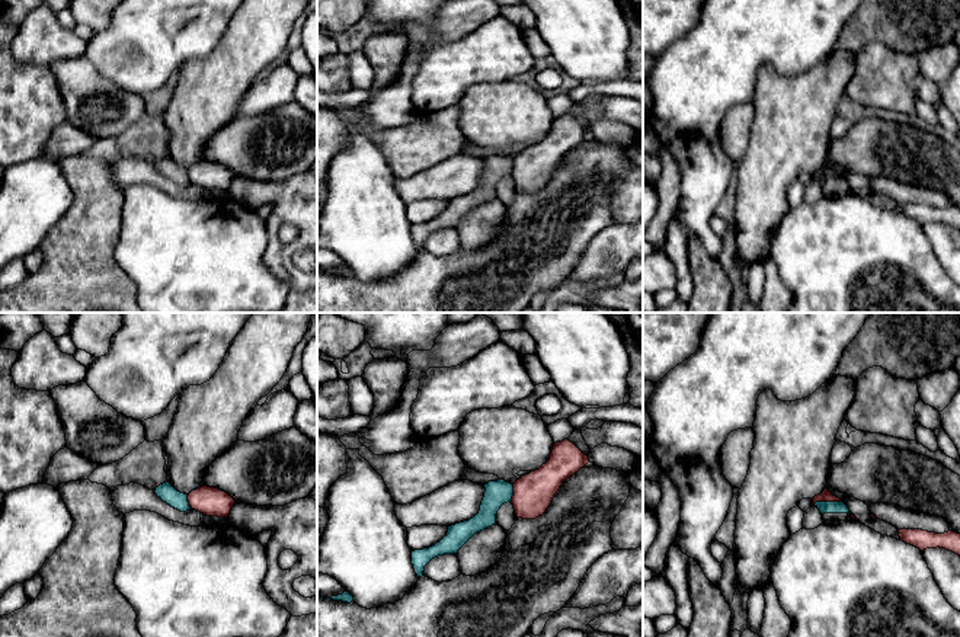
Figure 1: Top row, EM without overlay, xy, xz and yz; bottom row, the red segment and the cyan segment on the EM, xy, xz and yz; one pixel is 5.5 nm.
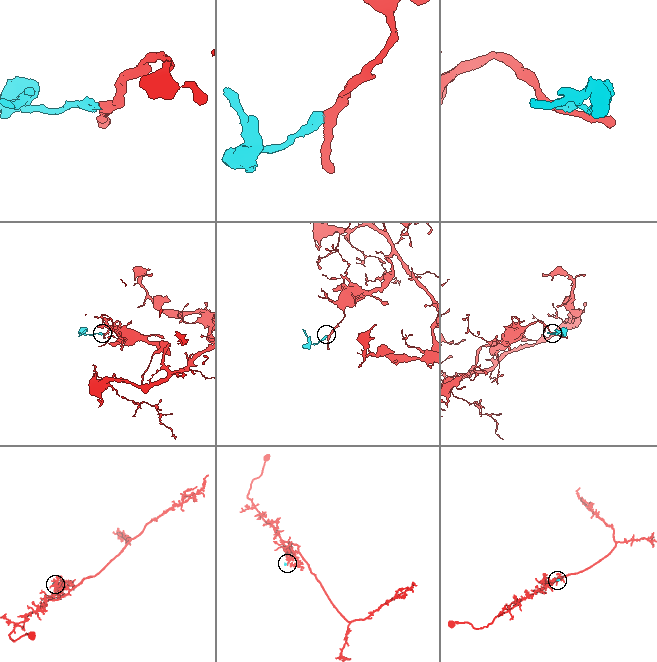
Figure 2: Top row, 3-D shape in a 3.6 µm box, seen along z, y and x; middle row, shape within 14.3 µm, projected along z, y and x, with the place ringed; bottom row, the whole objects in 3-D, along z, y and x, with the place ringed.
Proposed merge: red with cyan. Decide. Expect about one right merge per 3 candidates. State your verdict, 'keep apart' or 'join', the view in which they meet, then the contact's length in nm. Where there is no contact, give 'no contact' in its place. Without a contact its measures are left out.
keep apart; meets red in yz; contact 160 nm long

